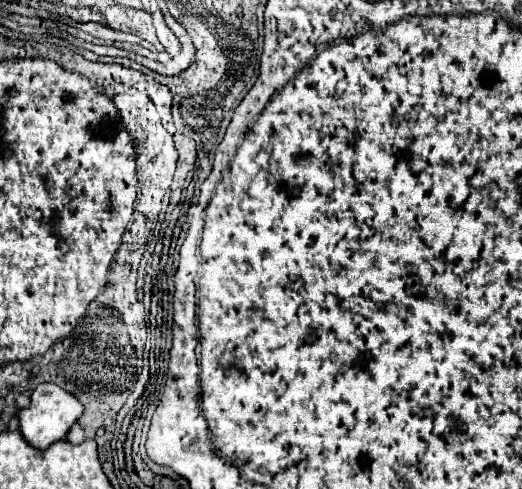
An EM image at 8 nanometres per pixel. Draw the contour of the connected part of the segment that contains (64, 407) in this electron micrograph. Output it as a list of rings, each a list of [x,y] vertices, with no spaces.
[[[38,384],[36,390],[32,392],[32,396],[30,396],[30,406],[20,408],[16,412],[16,416],[20,420],[20,434],[34,448],[48,448],[50,444],[62,440],[68,434],[70,426],[80,418],[82,410],[84,410],[82,404],[76,398],[72,398],[72,394],[62,390],[60,386],[56,386],[56,384]]]

